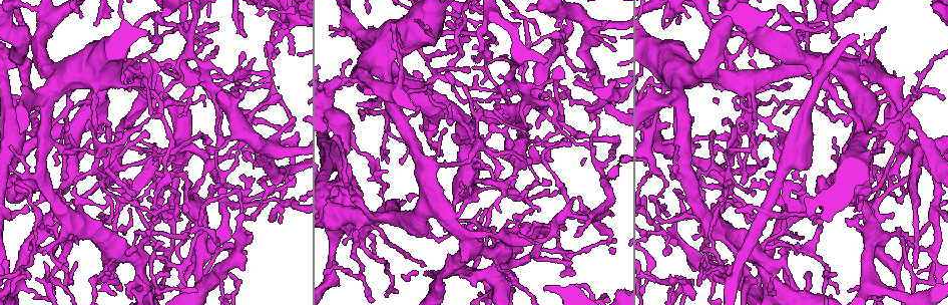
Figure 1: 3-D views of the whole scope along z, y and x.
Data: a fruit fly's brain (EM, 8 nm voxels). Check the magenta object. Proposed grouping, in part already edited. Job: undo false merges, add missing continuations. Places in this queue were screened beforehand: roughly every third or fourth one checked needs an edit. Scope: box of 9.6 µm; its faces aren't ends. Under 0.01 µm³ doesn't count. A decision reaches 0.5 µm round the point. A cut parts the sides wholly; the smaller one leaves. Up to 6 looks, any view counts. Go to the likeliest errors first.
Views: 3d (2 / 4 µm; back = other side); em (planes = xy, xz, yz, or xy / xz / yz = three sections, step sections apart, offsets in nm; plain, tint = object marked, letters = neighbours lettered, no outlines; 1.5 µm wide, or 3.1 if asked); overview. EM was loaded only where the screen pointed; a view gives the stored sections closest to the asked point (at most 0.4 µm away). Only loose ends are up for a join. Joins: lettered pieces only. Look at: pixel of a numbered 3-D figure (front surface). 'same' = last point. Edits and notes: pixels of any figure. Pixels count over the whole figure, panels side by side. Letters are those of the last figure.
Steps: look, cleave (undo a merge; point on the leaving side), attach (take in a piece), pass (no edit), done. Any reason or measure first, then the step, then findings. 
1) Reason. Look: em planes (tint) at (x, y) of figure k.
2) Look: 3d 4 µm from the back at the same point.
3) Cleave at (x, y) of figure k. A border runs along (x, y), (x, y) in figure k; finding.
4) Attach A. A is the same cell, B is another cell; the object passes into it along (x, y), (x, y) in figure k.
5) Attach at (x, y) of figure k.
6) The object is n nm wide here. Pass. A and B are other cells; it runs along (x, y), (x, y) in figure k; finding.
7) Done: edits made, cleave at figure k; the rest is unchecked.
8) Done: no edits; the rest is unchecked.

Branch stops here. Look: 3d 2 µm at (476, 286) of figure 1.

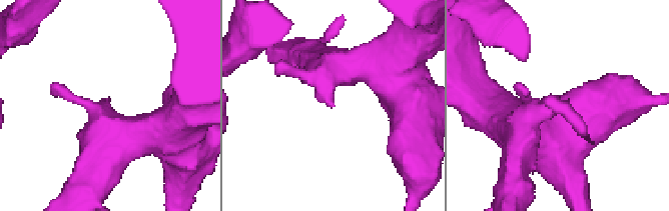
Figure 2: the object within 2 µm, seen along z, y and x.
Look: em planes (letters) at (107, 98) of figure 2.

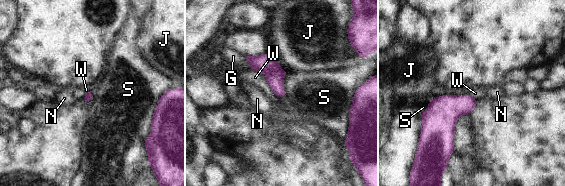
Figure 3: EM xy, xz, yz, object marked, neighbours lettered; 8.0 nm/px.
Pass. G, J, N, S and W are other cells; no lettered piece goes on from it.

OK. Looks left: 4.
Branch stops here. Look: em xy step 8 (letters) at (251, 81) of figure 1.

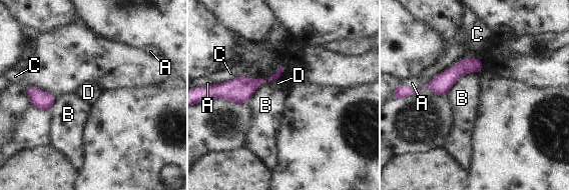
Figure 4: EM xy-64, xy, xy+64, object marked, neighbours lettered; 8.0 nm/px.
Look: em planes (letters) at the same point.

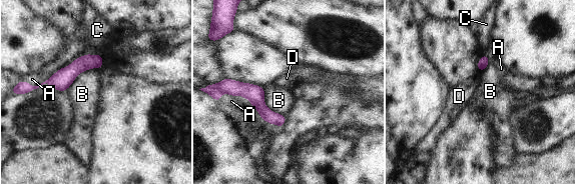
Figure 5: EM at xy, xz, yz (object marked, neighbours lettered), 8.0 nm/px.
The longest contact is with B, 340 nm. Pass. A, B, C and D are other cells; it runs along (237, 87), (281, 121) in figure 5; no lettered piece goes on from it.

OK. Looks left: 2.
End of a long branch. Look: 3d 2 µm from the back at (836, 137) of figure 1.

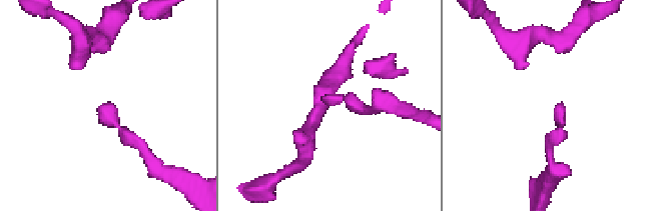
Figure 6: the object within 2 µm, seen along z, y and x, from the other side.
Shape alone is not enough. Look: em planes (letters) at (558, 104) of figure 6.

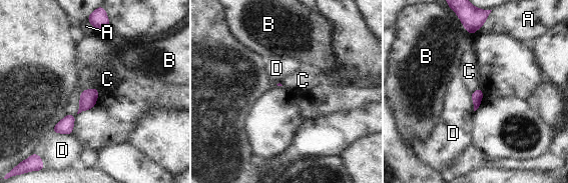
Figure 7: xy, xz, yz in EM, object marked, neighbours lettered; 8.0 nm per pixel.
Pass. A, B, C and D are other cells; a border runs along (480, 87), (471, 93) in figure 7; no lettered piece goes on from it.

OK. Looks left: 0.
Done: no edits; the rest is unchecked.

